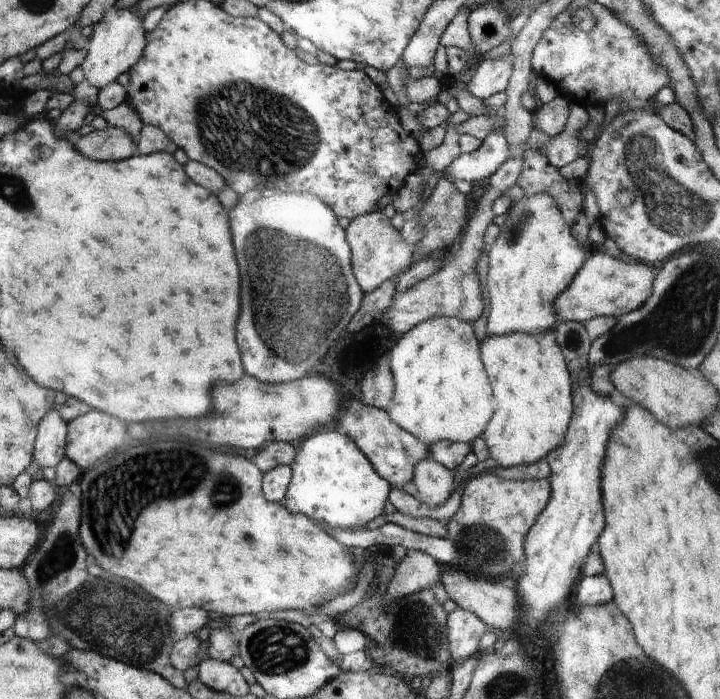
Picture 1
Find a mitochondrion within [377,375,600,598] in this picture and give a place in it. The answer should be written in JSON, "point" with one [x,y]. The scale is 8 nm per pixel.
{"point":[484,549]}

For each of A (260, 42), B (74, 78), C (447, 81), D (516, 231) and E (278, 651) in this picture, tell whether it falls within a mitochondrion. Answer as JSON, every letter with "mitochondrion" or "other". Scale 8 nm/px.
{"A":"other","B":"other","C":"other","D":"mitochondrion","E":"mitochondrion"}

